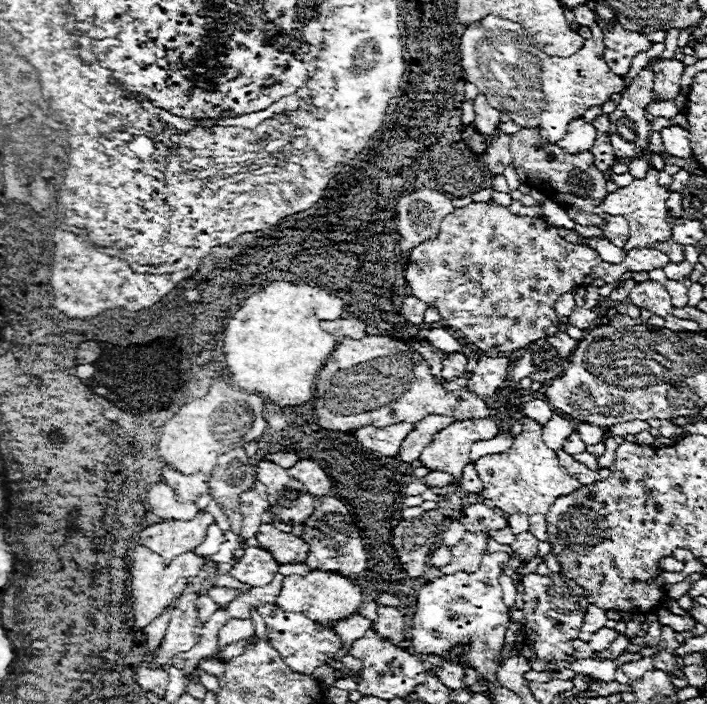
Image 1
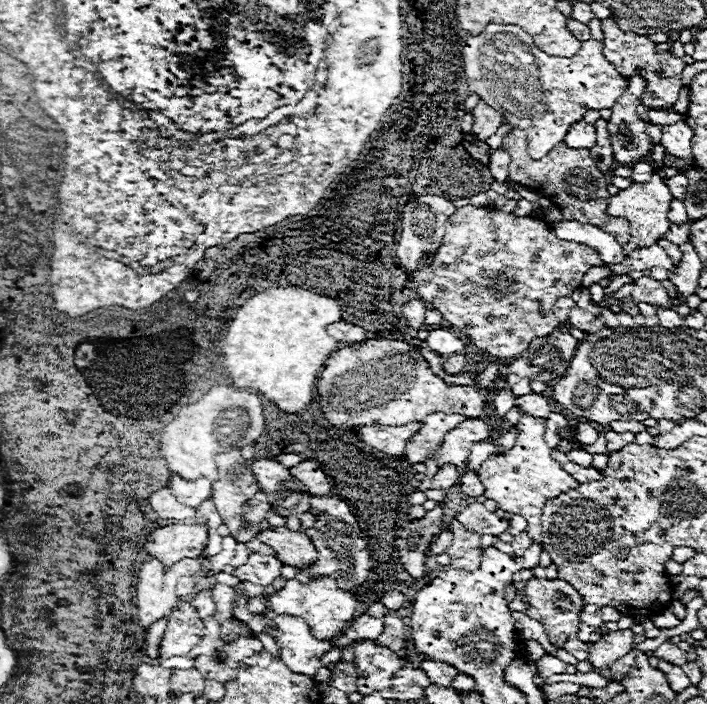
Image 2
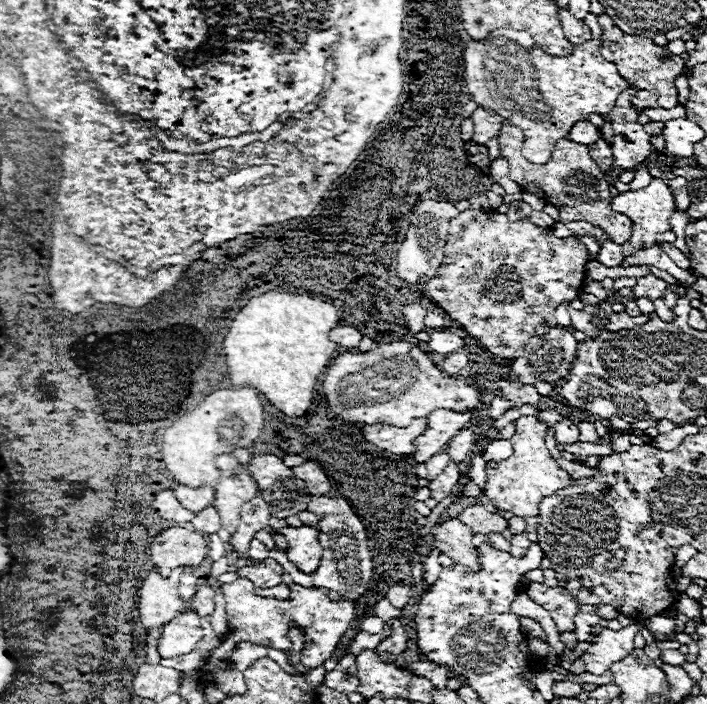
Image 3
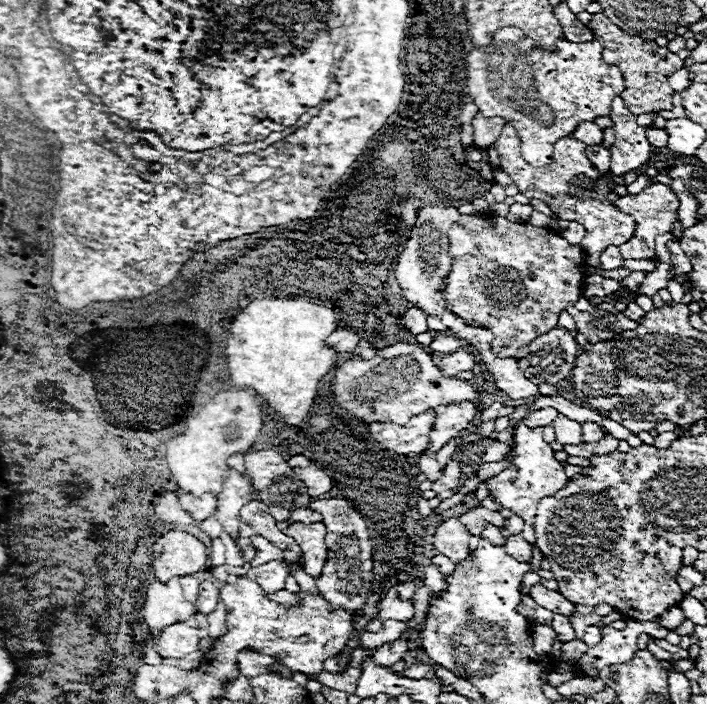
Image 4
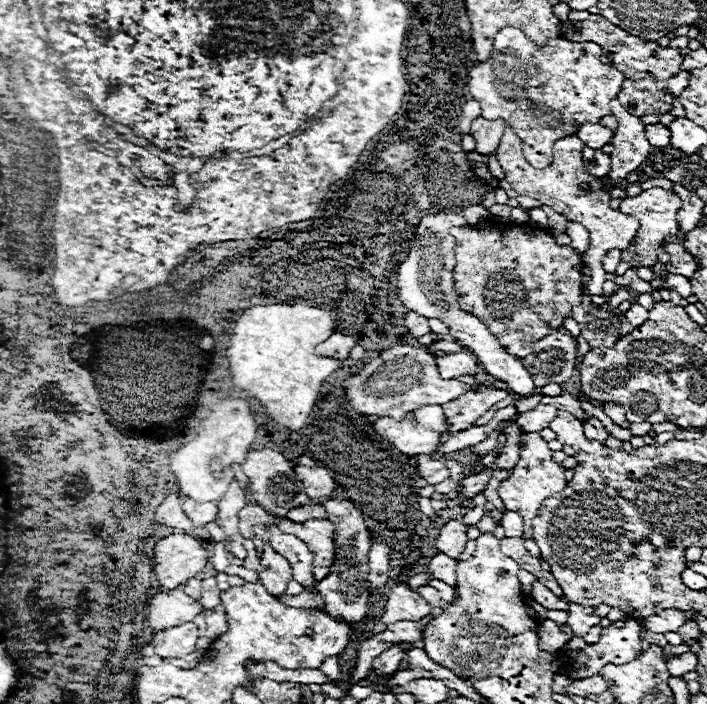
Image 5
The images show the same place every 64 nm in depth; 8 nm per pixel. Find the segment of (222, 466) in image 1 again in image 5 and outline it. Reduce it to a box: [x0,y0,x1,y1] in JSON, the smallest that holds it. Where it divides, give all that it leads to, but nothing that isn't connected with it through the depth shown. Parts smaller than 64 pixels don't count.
[216,480,250,544]

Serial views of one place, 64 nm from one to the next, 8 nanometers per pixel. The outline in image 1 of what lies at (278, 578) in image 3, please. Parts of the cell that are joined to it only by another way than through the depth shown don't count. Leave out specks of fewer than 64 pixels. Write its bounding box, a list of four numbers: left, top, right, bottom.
[230,548,280,586]

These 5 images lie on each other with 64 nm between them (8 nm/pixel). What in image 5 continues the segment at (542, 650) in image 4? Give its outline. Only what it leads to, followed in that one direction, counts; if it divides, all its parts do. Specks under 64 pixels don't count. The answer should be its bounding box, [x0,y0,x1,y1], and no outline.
[540,620,574,650]

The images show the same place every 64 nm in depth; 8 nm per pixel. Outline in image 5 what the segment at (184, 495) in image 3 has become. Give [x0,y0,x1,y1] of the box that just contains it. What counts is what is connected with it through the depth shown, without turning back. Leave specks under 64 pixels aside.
[182,498,216,528]

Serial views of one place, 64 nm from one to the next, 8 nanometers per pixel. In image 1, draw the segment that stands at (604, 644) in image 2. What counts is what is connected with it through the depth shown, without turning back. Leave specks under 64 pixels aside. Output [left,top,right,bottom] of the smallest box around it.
[594,634,630,660]

